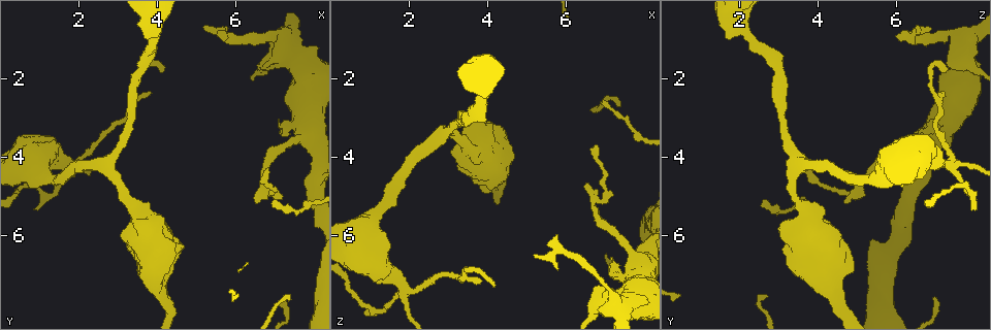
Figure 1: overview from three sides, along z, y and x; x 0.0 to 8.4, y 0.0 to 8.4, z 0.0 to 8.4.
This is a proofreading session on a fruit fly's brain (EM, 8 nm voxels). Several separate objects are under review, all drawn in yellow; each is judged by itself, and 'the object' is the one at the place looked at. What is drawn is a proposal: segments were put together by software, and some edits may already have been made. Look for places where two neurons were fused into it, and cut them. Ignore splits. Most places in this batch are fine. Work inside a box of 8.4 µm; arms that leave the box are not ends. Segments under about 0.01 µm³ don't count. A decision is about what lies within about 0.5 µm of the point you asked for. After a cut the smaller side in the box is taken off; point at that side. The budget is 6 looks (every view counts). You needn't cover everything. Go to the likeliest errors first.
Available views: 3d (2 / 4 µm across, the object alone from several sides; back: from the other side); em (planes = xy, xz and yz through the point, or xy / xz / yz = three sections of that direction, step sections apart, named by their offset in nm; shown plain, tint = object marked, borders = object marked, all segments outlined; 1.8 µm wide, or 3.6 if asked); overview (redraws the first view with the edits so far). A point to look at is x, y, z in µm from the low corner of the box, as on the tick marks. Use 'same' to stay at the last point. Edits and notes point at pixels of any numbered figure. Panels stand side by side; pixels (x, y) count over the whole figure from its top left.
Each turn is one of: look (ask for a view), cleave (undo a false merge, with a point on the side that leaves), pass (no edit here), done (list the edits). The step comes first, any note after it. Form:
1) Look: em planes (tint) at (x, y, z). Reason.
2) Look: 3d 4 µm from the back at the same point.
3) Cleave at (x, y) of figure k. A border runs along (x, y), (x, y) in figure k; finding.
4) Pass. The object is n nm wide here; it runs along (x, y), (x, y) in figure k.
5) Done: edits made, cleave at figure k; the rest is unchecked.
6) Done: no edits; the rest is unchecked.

Look: em planes (tint) at (1.85, 4.15, 7.25). Thin arm on a thick one.

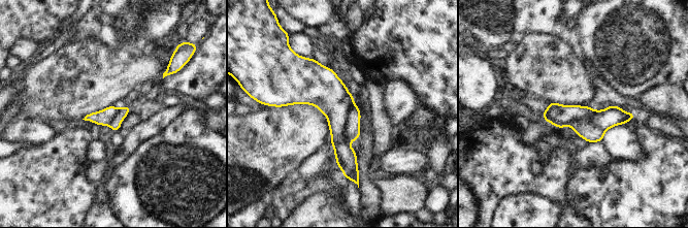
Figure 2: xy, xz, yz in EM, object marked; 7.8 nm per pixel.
Cleave at (353, 121) of figure 2. A second neuron is stuck on.

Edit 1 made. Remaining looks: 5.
Look: overview.

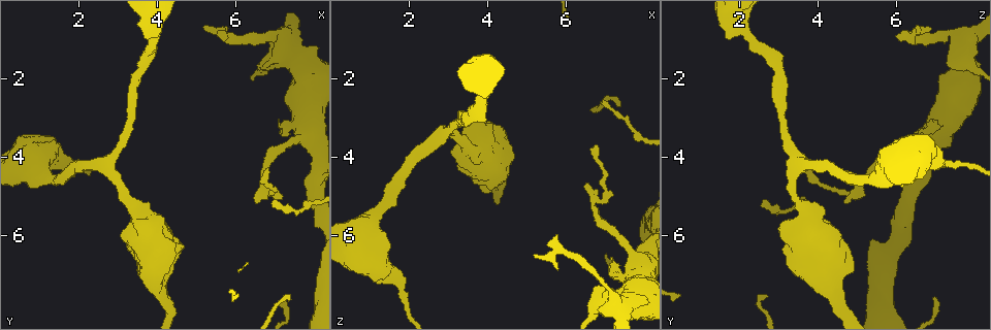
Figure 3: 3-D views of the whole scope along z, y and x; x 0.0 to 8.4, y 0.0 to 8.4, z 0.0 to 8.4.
Look: em 3.6 µm planes (tint) at (7.30, 1.25, 7.75). Branch point.

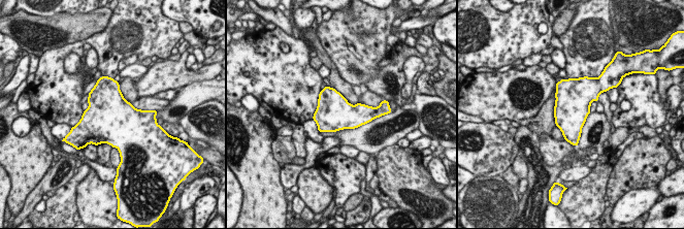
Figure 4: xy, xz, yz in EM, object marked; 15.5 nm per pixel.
Pass. Continuous, no second neuron.

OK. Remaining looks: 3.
Look: 3d 2 µm at (7.00, 4.95, 5.10). Abrupt turn.

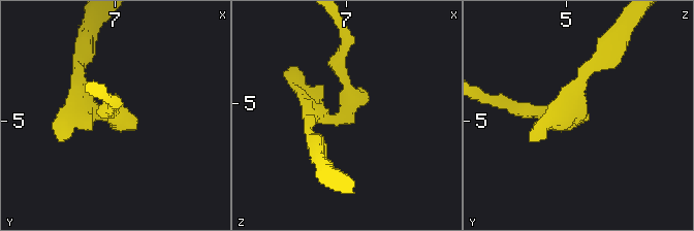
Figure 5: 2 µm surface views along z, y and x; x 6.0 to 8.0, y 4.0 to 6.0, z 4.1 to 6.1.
Look: em planes (tint) at (7.00, 4.96, 5.08).

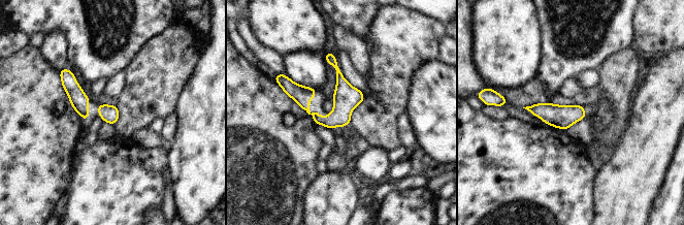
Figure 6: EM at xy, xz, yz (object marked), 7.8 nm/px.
Pass. It runs along (288, 84), (320, 120), (361, 97) in figure 6; all the same neuron.

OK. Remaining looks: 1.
Done: edits made, cleave at figure 2; the rest is unchecked.

